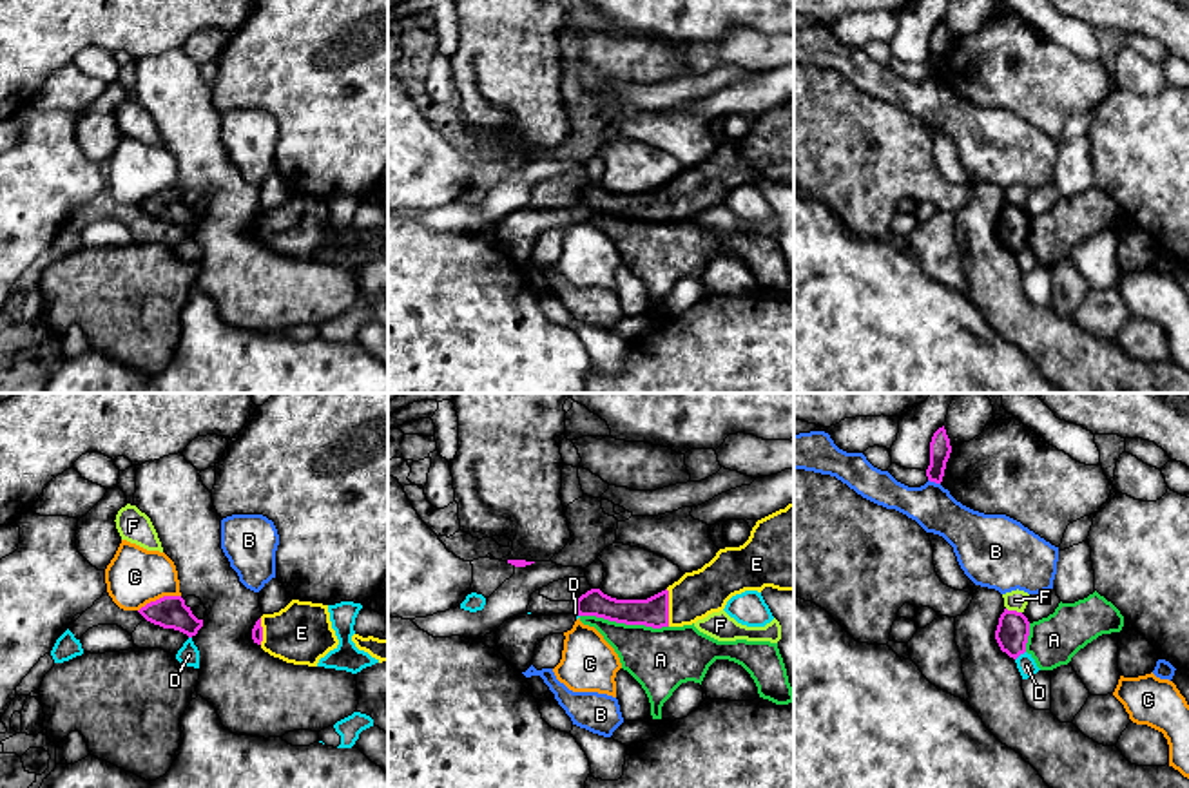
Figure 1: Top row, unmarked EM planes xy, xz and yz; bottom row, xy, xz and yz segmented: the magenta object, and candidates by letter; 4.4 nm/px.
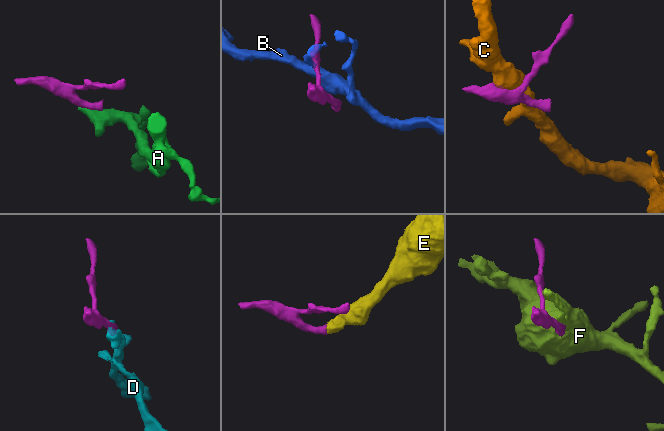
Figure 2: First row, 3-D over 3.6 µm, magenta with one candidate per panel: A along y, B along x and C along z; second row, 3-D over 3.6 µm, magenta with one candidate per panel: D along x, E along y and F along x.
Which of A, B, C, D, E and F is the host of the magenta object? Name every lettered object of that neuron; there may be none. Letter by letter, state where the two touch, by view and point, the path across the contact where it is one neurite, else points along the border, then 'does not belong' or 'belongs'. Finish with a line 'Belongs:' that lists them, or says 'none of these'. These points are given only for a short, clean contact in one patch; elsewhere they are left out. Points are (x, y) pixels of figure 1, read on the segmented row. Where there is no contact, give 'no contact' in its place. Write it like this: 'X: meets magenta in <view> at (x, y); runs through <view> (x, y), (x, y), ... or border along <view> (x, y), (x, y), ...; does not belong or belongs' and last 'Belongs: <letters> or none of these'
A: meets magenta in xz at (624, 622); border along xz (580, 615), (667, 627); does not belong
B: meets magenta in yz at (934, 480); border along yz (928, 479), (939, 484); does not belong
C: meets magenta in xy at (160, 598); does not belong
D: meets magenta in yz at (1019, 654); border along yz (1024, 651), (1015, 660); does not belong
E: meets magenta in xz at (667, 607); belongs
F: meets magenta in yz at (1014, 611); border along yz (1006, 607), (1021, 613); does not belong
Belongs: E

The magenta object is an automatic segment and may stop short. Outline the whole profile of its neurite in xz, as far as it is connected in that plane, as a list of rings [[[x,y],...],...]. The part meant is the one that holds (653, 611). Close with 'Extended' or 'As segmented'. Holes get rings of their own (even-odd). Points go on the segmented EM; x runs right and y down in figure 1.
[[[794,504],[761,520],[740,547],[725,547],[701,569],[685,572],[647,600],[616,600],[591,589],[576,600],[578,616],[652,629],[692,625],[745,591],[794,591]]]. Extended

